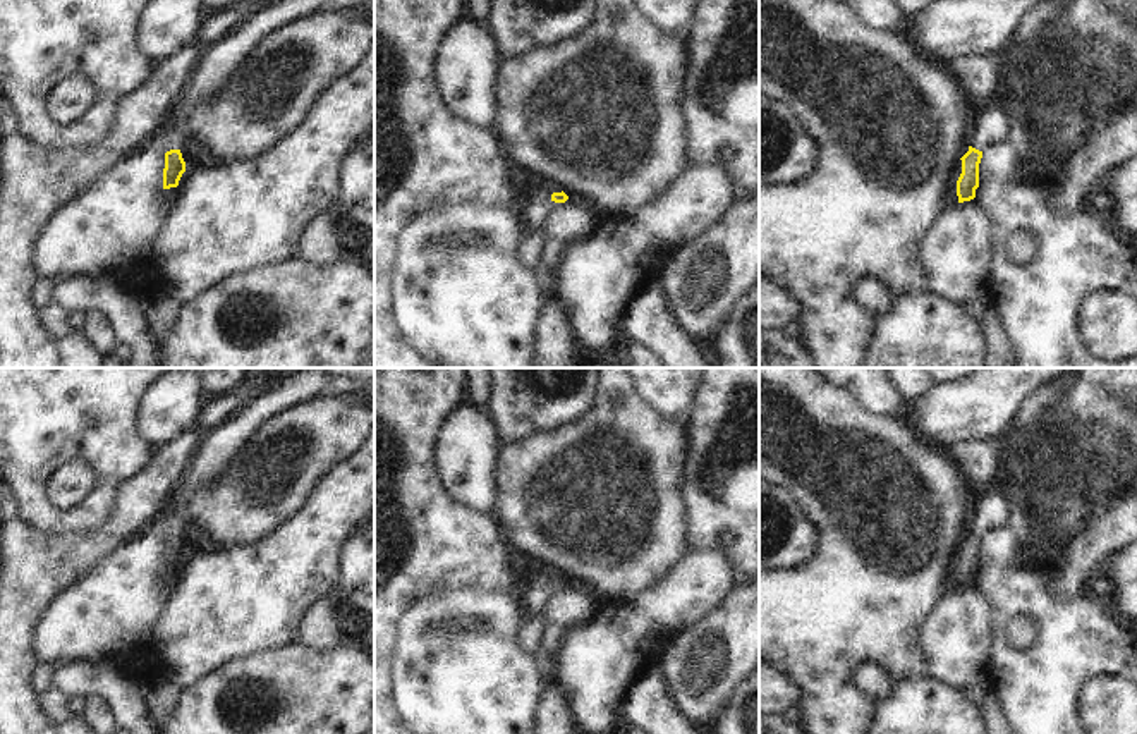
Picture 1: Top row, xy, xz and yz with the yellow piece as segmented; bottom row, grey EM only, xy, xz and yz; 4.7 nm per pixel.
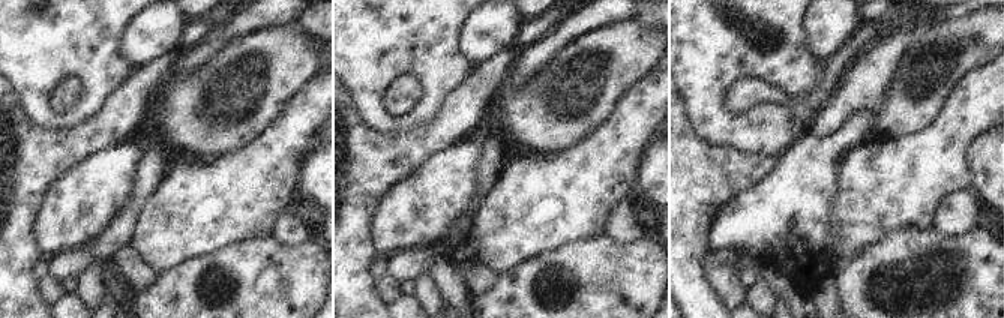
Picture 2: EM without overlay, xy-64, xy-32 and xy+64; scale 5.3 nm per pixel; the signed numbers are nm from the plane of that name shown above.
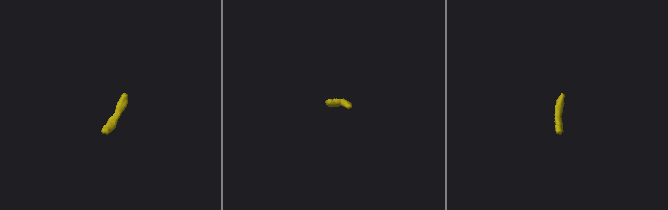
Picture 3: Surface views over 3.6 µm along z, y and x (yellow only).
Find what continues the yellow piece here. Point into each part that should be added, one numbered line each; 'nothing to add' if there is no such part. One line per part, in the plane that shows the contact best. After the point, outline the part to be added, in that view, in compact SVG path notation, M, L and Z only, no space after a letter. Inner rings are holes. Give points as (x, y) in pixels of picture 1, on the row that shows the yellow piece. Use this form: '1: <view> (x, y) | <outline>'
1: xy (217, 64) | M278 0L254 14L247 22L234 28L211 46L201 48L199 60L189 76L177 108L163 122L167 127L163 134L165 153L182 150L189 141L184 112L222 93L225 84L234 77L239 64L264 36L297 19L333 9L337 3L338 0Z

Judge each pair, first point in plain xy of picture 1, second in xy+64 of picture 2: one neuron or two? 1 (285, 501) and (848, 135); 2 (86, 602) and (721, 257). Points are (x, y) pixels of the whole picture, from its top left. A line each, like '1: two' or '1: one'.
1: two
2: two

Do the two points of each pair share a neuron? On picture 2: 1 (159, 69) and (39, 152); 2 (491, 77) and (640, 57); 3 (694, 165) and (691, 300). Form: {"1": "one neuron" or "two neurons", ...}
{"1": "one neuron", "2": "two neurons", "3": "one neuron"}

